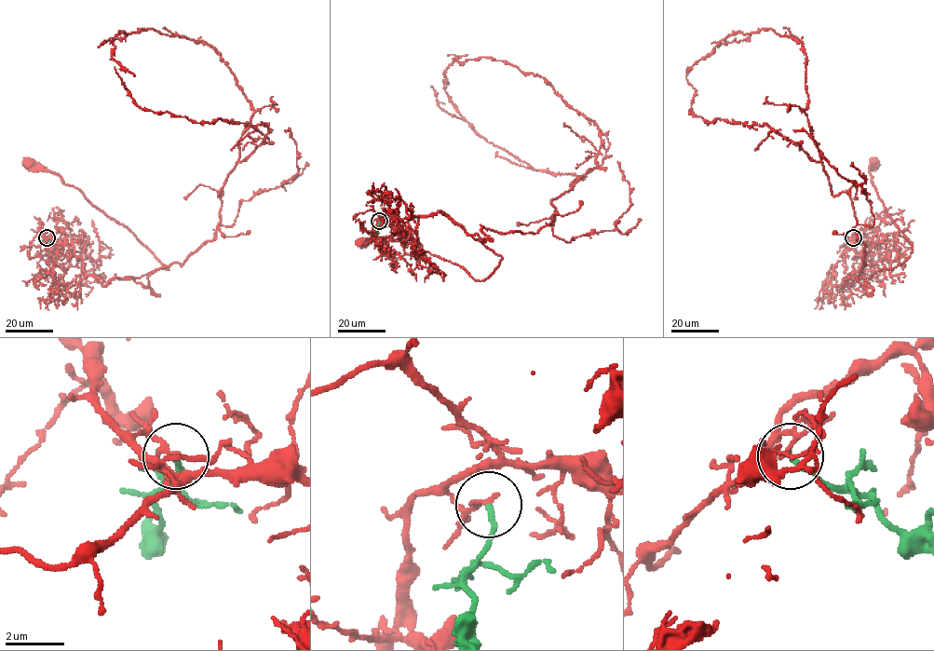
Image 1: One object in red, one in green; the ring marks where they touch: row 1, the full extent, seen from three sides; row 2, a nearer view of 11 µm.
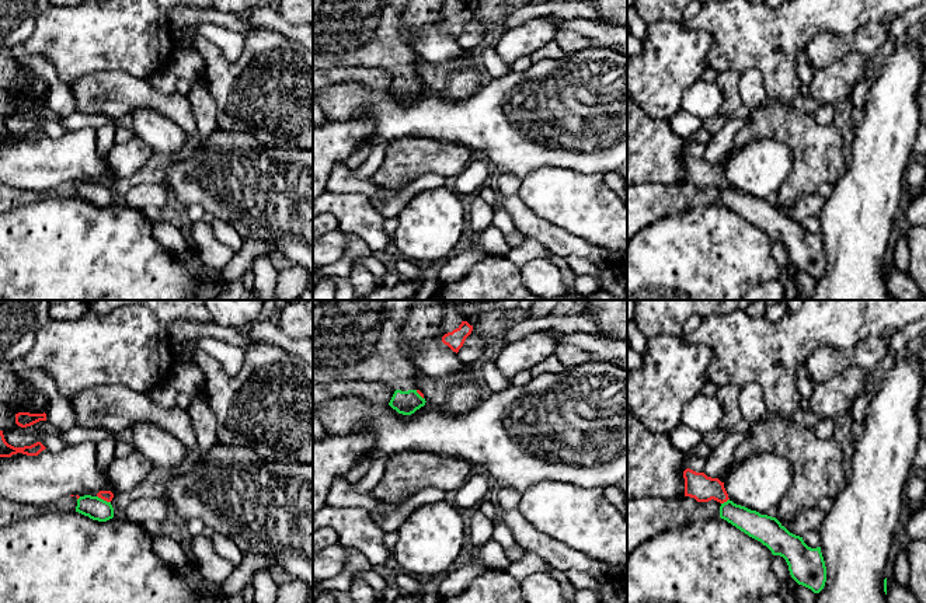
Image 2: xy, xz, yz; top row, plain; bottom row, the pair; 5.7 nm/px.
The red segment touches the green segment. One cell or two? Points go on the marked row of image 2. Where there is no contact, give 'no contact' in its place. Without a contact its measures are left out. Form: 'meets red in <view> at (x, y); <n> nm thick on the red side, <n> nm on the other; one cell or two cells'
meets red in xy at (104, 499); 60 nm thick on the red side, 130 nm on the other; two cells

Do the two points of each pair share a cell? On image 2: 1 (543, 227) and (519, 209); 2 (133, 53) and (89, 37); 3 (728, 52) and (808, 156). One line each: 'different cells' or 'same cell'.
1: same cell
2: same cell
3: different cells

